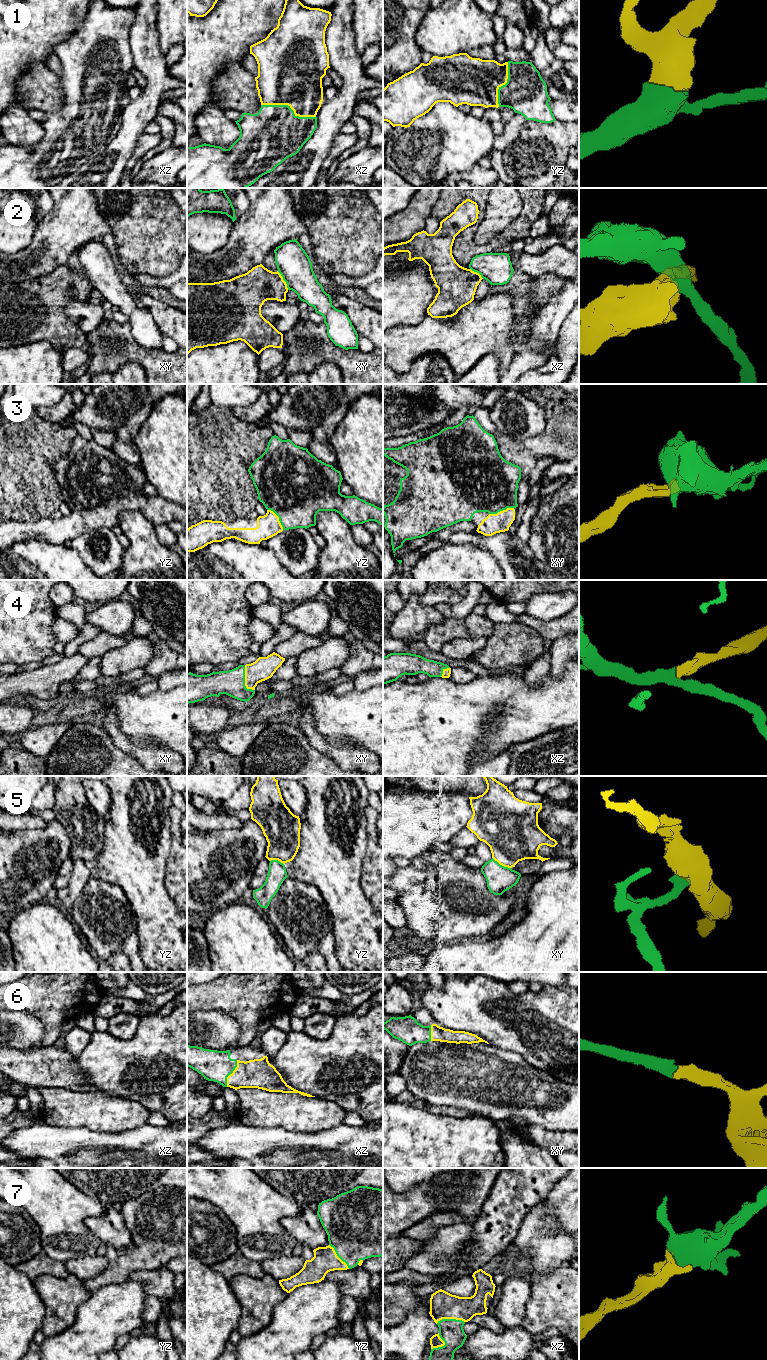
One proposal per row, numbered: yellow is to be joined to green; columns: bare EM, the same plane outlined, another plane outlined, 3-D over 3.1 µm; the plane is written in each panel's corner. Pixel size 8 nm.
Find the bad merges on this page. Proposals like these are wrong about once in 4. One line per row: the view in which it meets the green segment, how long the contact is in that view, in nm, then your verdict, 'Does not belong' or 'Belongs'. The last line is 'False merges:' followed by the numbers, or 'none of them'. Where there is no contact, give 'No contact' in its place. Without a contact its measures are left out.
1: Touches green in xz. Shared border 460 nm. Belongs
2: Touches green in xy. Shared border 180 nm. Does not belong
3: Touches green in xy. Shared border 200 nm. Belongs
4: Touches green in xy. Shared border 220 nm. Belongs
5: Touches green in xy. Shared border 180 nm. Does not belong
6: Touches green in xz. Shared border 240 nm. Belongs
7: Touches green in xz. Shared border 240 nm. Belongs
False merges: 2, 5

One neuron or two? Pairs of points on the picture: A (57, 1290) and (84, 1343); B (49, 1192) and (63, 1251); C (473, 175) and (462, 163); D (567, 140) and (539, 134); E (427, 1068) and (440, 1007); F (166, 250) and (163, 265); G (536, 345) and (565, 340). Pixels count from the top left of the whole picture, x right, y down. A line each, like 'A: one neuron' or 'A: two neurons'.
A: two neurons
B: one neuron
C: two neurons
D: one neuron
E: two neurons
F: one neuron
G: two neurons

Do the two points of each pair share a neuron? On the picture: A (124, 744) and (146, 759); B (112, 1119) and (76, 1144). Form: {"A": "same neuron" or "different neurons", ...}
{"A": "same neuron", "B": "different neurons"}

